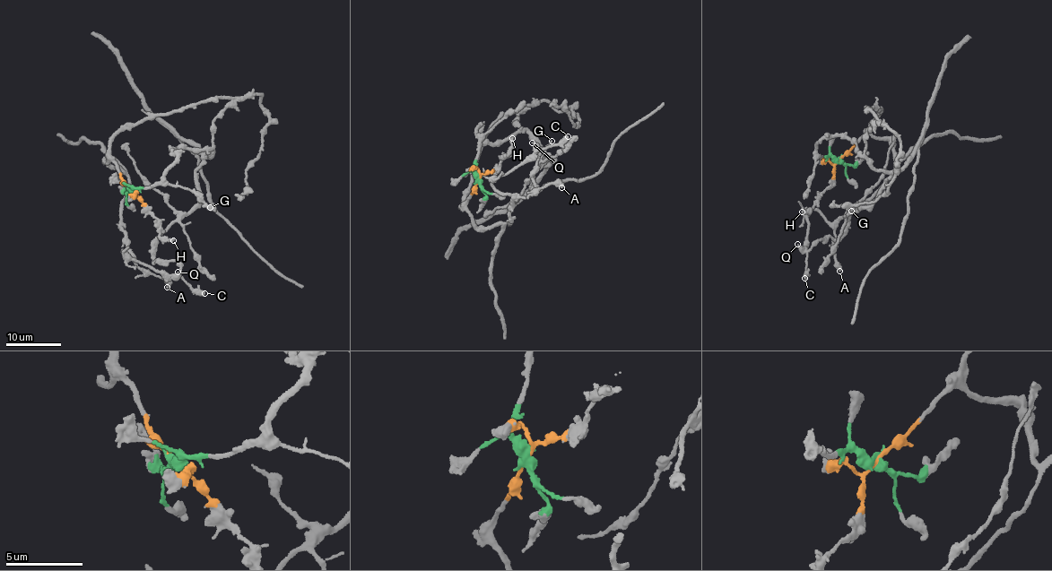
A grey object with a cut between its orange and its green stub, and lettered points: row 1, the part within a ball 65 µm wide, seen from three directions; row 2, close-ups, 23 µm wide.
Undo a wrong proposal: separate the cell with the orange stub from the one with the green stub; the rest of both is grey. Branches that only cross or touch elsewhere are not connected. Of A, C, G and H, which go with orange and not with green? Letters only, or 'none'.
A, C, H

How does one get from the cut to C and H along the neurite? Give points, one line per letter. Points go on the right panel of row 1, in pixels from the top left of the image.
C: (838, 160), (871, 133), (889, 140), (896, 165), (886, 184), (831, 222), (815, 210), (808, 211), (805, 278)
H: (838, 160), (830, 184), (816, 204), (802, 211)

